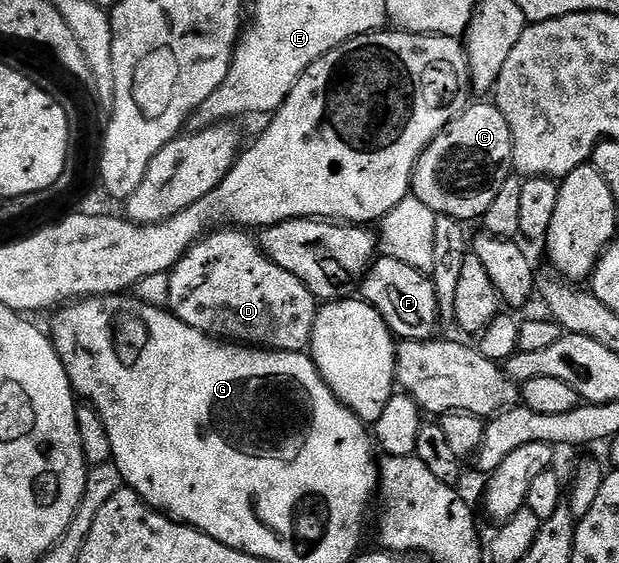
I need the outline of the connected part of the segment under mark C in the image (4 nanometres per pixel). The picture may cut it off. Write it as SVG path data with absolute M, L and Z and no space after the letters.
M485 100L476 104L466 106L463 113L454 118L431 144L421 159L417 161L417 167L413 173L413 185L411 187L412 197L423 200L427 208L431 208L434 214L442 218L456 218L458 222L466 224L472 223L472 218L484 219L487 207L491 200L495 200L495 195L499 193L499 188L511 177L511 167L513 164L513 141L511 140L511 128L503 116L503 112L496 104L485 103Z

